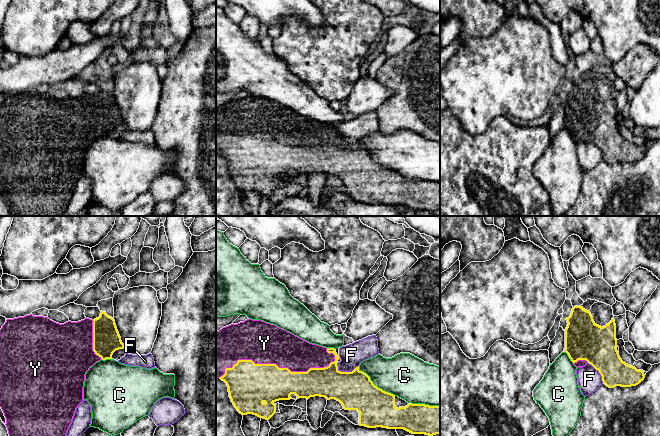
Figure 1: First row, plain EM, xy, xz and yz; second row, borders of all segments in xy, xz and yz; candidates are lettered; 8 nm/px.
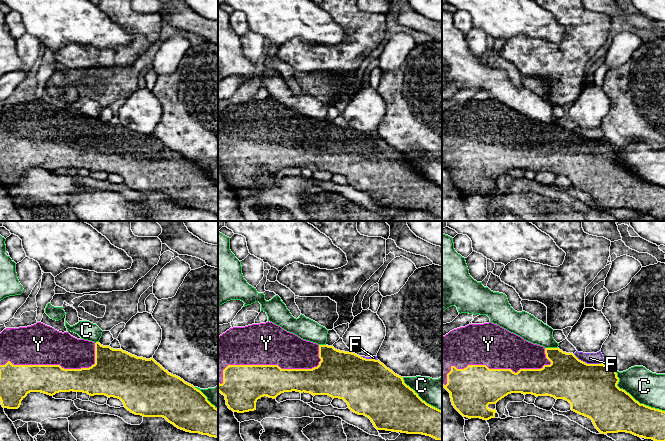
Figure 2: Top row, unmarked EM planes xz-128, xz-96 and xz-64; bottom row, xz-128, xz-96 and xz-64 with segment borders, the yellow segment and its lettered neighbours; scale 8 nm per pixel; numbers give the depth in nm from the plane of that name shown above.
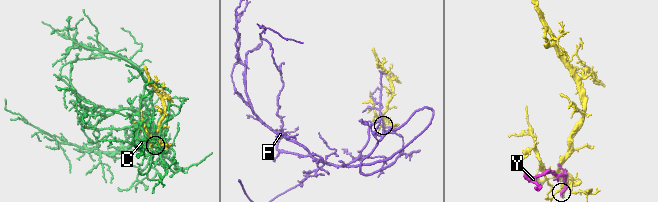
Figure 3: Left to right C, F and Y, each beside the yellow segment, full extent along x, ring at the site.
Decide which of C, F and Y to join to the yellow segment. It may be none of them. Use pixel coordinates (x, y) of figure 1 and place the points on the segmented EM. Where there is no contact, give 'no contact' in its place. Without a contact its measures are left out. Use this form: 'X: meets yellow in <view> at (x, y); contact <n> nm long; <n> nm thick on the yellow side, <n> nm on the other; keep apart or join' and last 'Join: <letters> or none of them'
C: meets yellow in xz at (374, 385); contact 380 nm long; 300 nm thick on the yellow side, 340 nm on the other; keep apart
F: meets yellow in xz at (345, 372); contact 190 nm long; 300 nm thick on the yellow side, 180 nm on the other; keep apart
Y: meets yellow in xz at (277, 366); contact 950 nm long; 340 nm thick on the yellow side, 340 nm on the other; join
Join: Y

